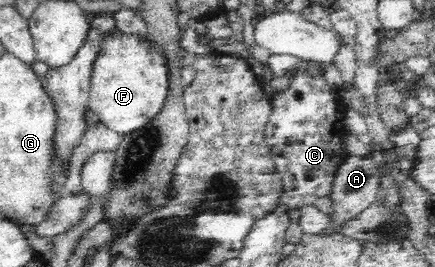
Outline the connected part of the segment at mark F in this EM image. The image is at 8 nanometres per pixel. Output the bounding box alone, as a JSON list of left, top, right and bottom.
[88,29,170,137]

